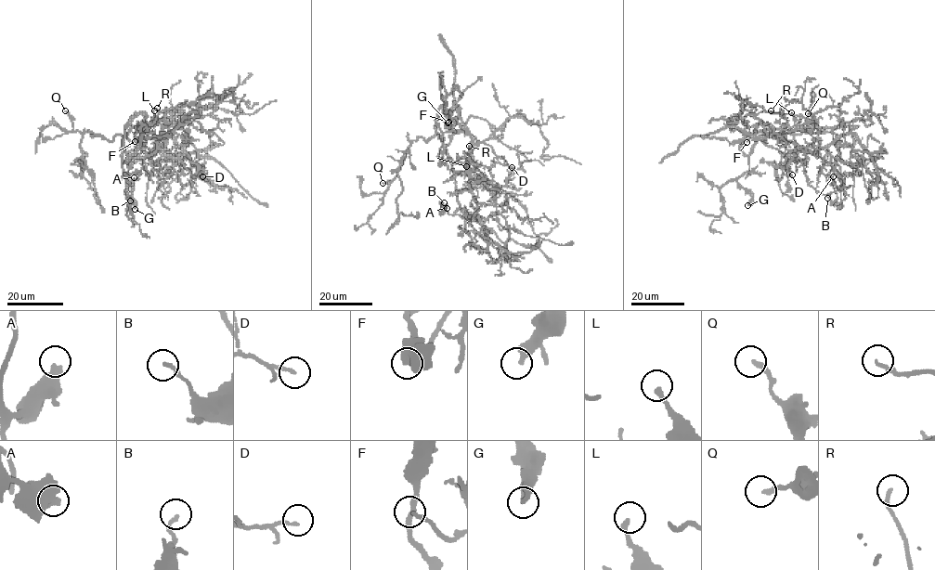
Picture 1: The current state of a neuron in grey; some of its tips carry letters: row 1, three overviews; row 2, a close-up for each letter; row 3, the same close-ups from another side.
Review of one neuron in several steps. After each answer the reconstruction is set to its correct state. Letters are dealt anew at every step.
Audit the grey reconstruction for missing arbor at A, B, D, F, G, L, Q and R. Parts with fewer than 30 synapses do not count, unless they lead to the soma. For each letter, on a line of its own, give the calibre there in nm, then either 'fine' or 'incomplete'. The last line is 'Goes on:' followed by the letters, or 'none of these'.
A: 460 nm thick; fine
B: 160 nm thick; fine
D: 150 nm thick; fine
F: 170 nm thick; fine
G: 340 nm thick; fine
L: 240 nm thick; fine
Q: 200 nm thick; fine
R: 170 nm thick; fine
Goes on: none of these

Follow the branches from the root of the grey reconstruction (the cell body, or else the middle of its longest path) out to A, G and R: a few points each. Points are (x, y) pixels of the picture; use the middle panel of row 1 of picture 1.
A: (465, 165), (469, 170), (462, 170), (455, 177), (460, 208), (454, 214), (450, 214), (440, 201), (447, 208)
G: (465, 165), (448, 156), (435, 131), (435, 123), (443, 132), (452, 130), (448, 111), (448, 123)
R: (465, 165), (481, 182), (481, 173), (473, 161), (469, 146)

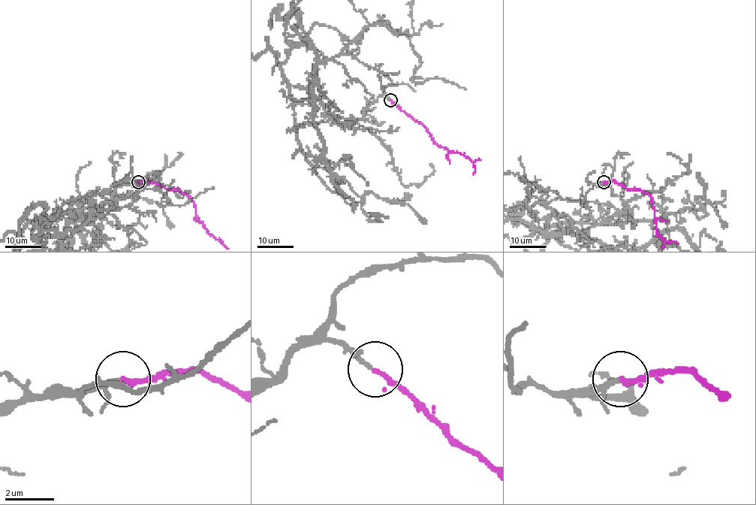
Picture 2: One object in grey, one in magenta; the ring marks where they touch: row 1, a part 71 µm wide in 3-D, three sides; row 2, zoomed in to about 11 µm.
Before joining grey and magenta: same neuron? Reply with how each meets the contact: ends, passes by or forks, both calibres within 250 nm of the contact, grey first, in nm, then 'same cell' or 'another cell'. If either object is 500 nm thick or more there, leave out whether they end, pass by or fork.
grey passes by | magenta ends | 130/200 nm | same cell

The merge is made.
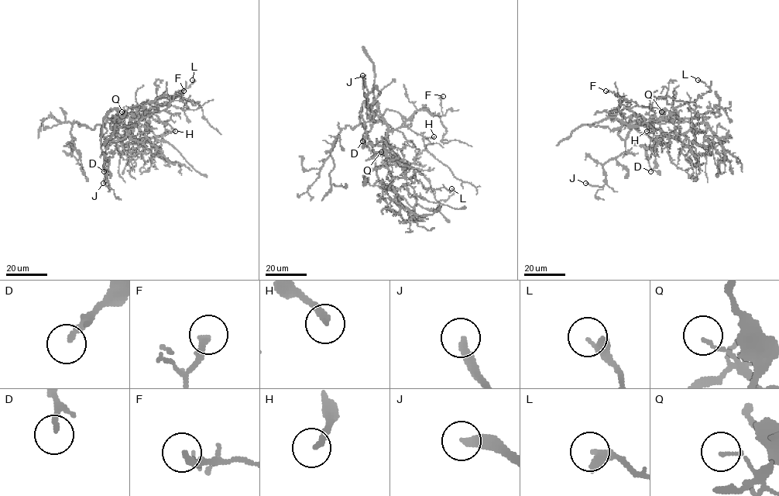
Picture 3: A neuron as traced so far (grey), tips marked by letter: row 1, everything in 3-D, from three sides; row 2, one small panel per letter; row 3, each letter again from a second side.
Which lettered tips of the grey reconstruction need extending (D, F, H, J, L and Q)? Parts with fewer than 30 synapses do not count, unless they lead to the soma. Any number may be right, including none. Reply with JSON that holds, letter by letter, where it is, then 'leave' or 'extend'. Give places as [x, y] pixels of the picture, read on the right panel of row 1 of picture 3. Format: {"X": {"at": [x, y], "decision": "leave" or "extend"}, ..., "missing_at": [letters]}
{"D": {"at": [650, 171], "decision": "extend"}, "F": {"at": [605, 91], "decision": "leave"}, "H": {"at": [646, 131], "decision": "extend"}, "J": {"at": [585, 183], "decision": "extend"}, "L": {"at": [698, 80], "decision": "leave"}, "Q": {"at": [661, 111], "decision": "leave"}, "missing_at": ["D", "H", "J"]}

